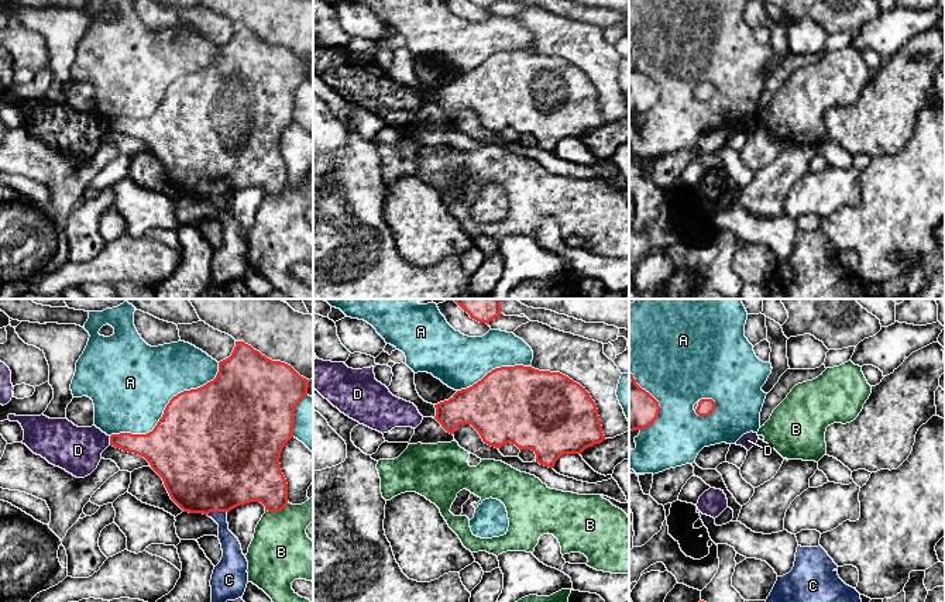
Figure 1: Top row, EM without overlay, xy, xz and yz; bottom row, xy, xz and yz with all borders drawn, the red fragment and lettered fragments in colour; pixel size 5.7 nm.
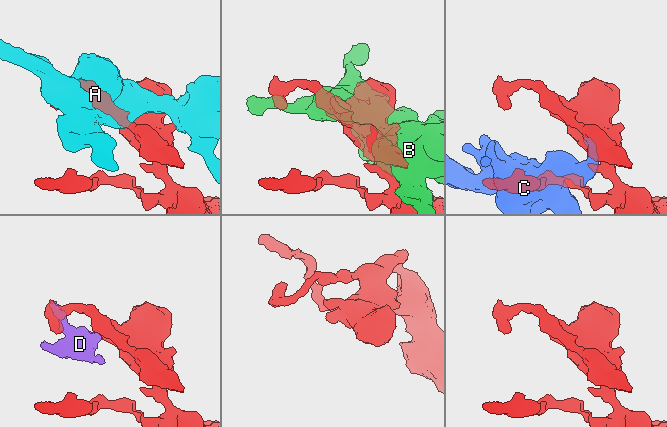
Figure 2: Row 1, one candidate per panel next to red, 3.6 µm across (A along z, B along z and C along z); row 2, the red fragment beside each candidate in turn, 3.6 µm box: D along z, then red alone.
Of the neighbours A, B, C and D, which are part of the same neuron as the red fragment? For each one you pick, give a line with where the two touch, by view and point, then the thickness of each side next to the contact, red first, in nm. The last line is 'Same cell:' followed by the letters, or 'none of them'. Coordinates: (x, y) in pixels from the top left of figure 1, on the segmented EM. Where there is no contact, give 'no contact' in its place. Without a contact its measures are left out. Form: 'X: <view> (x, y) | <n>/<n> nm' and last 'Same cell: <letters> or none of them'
Same cell: none of them

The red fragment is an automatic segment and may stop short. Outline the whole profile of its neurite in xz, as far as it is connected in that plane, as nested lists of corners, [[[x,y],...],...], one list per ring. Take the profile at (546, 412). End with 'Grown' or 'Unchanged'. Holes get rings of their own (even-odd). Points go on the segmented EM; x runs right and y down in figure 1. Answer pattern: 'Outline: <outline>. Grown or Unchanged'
Outline: [[[532,367],[495,368],[472,386],[457,391],[434,407],[434,419],[447,433],[454,434],[460,424],[471,424],[485,444],[501,448],[511,443],[519,450],[532,450],[536,462],[549,468],[564,454],[581,454],[606,440],[597,405],[585,388],[560,372]]]. Unchanged

